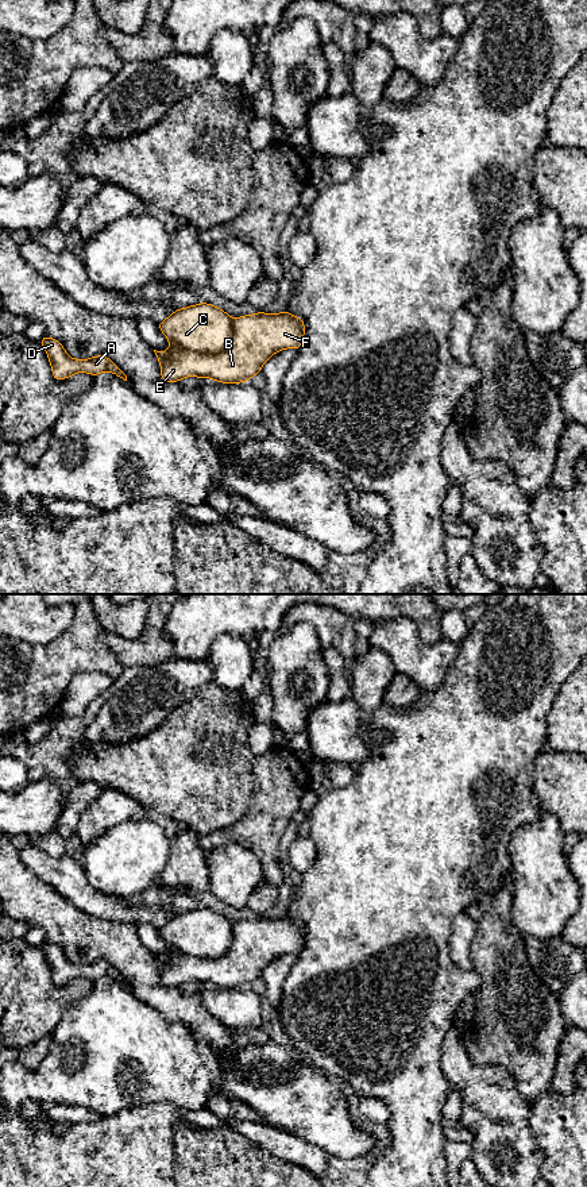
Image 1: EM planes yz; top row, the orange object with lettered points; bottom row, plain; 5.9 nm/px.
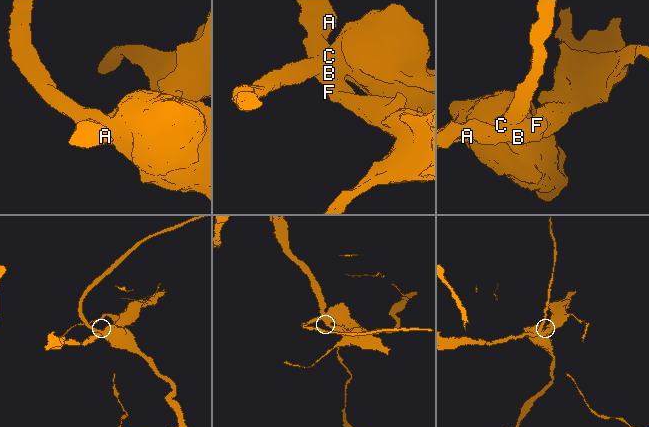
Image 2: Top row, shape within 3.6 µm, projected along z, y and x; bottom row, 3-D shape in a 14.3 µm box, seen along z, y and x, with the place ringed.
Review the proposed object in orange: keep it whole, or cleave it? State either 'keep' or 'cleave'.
cleave

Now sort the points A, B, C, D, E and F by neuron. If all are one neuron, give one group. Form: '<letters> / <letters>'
A B D E F / C

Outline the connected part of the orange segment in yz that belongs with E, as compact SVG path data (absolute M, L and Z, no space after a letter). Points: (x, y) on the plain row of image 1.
M286 914L279 918L255 917L233 924L232 945L219 959L197 959L170 949L167 956L154 955L161 971L163 987L181 987L186 982L212 983L220 988L242 988L262 978L263 970L277 957L293 953L298 956L305 943L305 928Z

